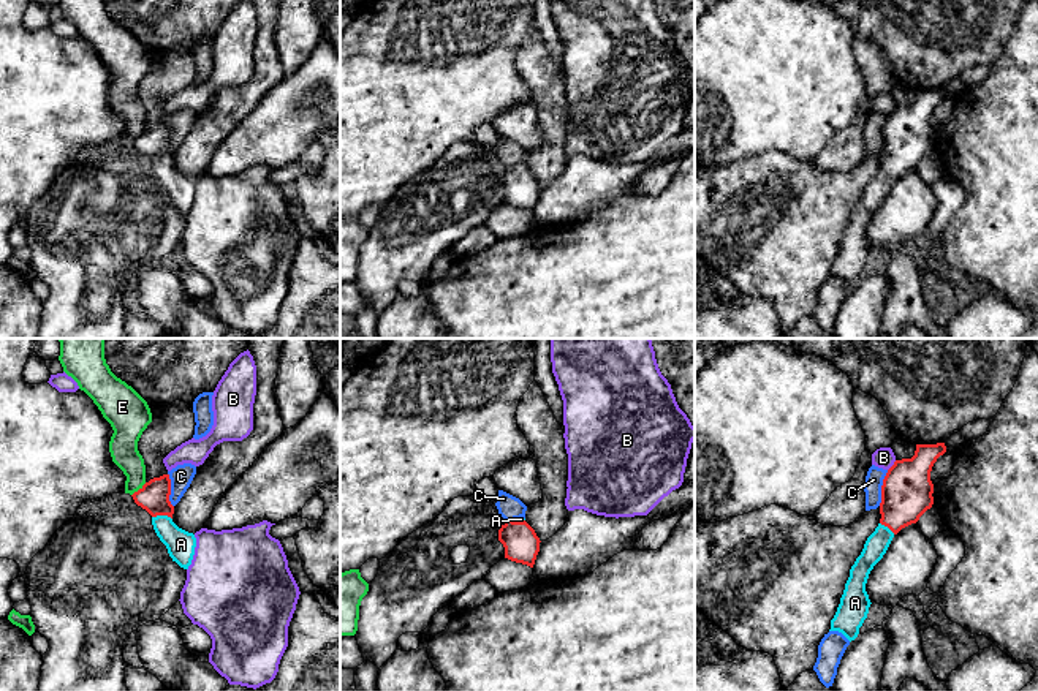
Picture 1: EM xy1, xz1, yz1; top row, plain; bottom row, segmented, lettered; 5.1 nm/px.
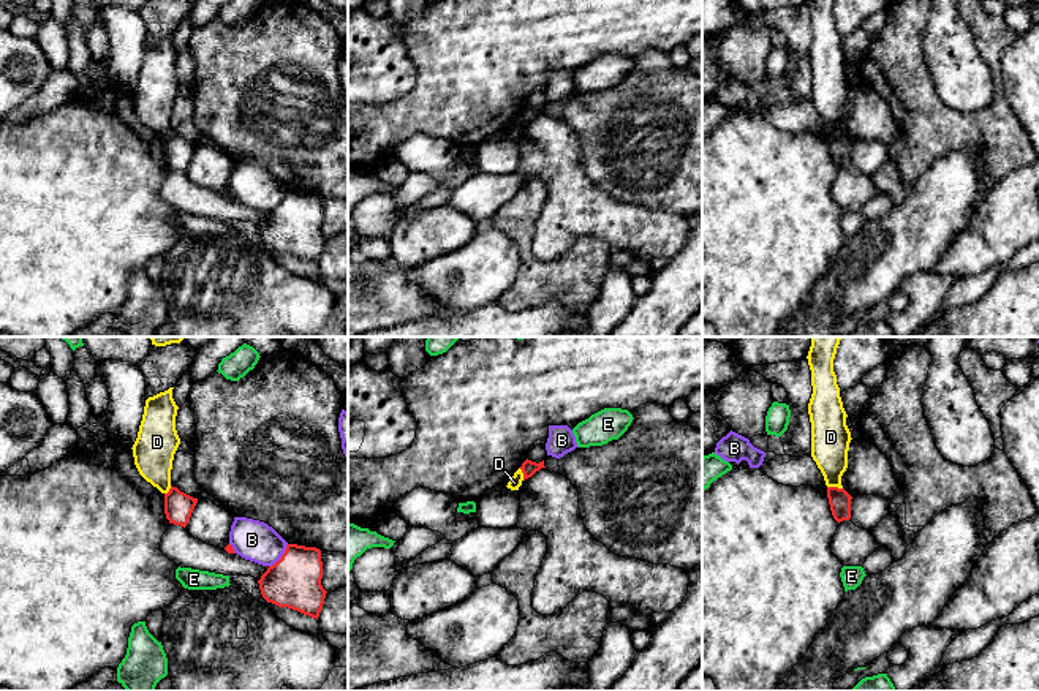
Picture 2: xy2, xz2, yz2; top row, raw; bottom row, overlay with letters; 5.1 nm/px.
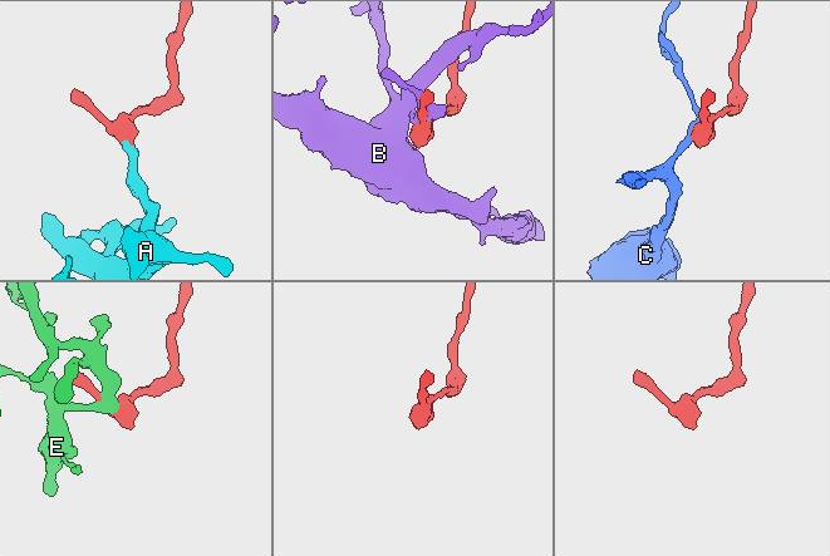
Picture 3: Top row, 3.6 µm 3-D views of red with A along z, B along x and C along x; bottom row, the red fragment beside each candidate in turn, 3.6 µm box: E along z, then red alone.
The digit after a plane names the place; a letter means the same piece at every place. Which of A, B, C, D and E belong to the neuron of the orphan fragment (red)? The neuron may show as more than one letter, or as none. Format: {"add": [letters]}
{"add": ["A"]}

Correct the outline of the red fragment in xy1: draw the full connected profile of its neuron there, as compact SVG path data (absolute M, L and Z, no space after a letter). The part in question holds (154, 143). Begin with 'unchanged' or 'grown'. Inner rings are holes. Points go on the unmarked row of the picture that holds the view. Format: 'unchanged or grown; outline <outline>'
grown; outline M163 120L146 128L131 142L138 152L152 161L153 176L166 191L172 207L188 215L195 201L196 183L172 168L174 152L169 147L169 141L171 125L169 120Z

